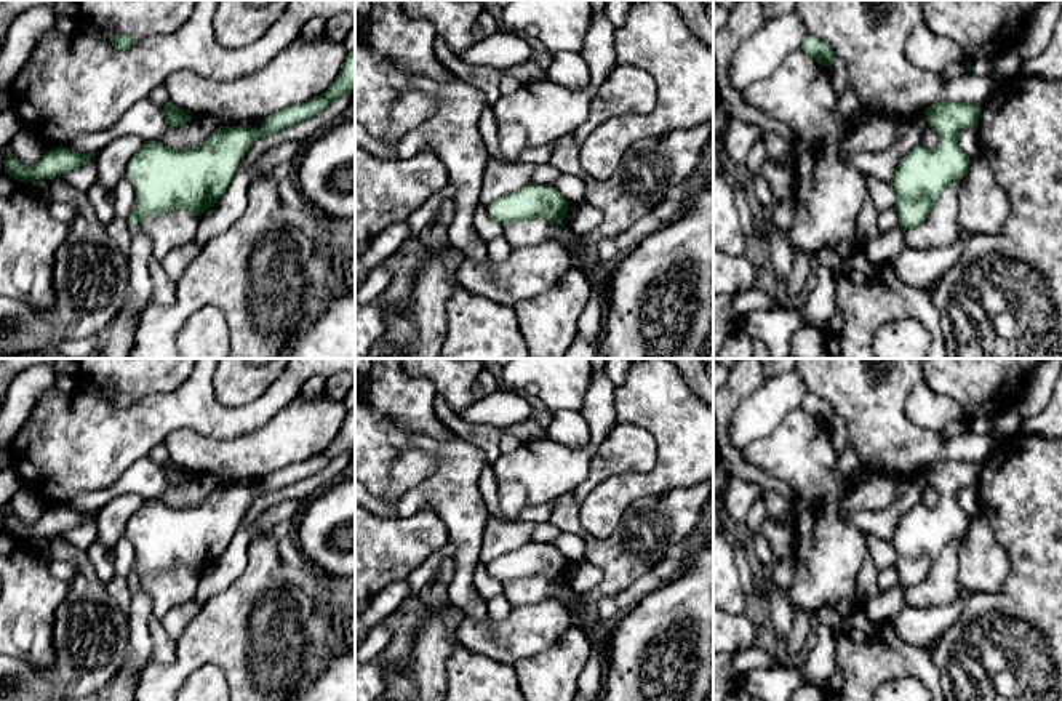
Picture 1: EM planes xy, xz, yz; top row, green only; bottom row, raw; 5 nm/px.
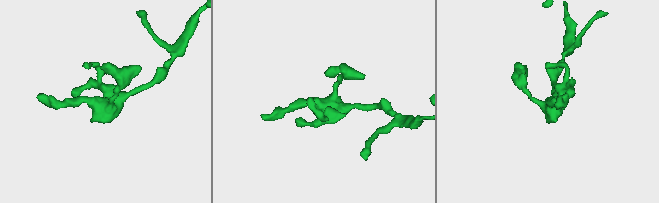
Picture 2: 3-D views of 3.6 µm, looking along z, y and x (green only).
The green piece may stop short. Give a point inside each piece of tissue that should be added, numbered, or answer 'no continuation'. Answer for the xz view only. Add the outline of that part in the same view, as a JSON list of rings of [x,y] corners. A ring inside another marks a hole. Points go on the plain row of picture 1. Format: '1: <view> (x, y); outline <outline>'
no continuation

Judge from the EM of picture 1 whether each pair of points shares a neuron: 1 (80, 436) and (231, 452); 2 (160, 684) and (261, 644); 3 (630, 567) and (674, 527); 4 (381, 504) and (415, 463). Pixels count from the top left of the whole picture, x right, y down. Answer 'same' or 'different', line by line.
1: different
2: same
3: same
4: same

